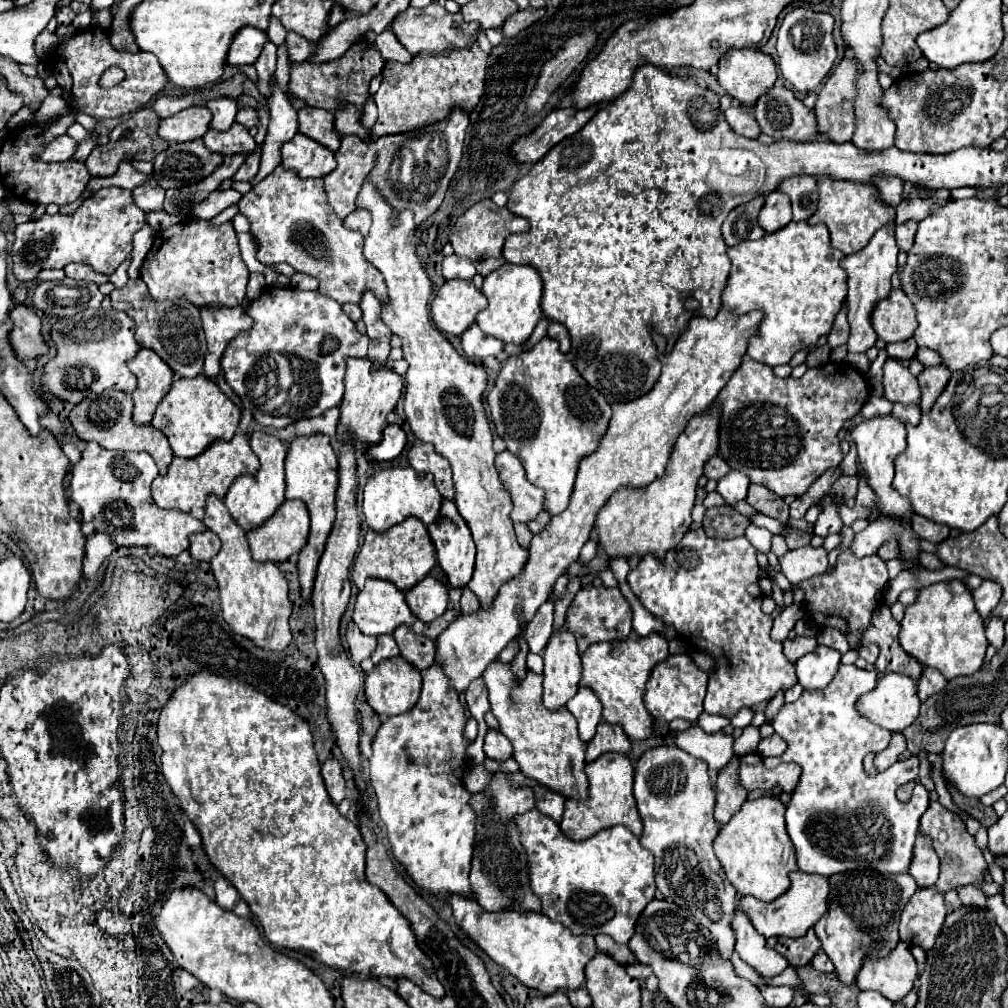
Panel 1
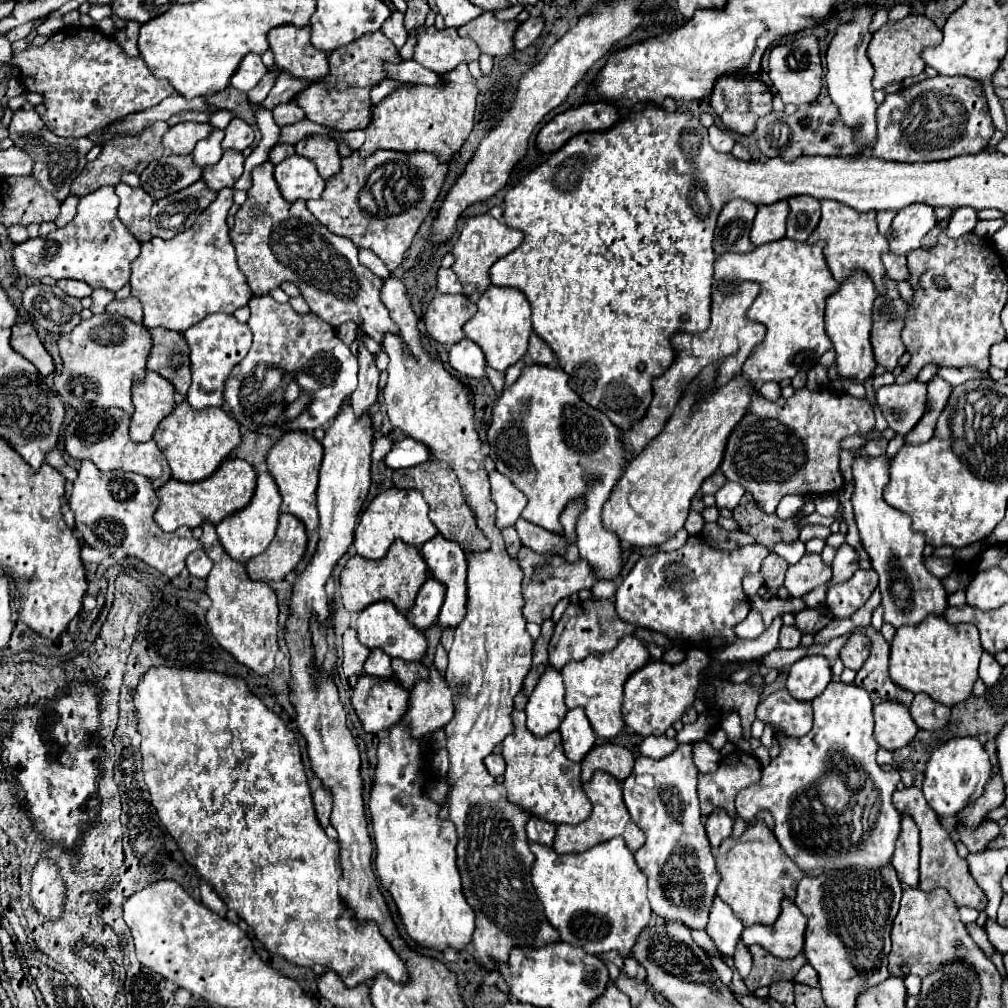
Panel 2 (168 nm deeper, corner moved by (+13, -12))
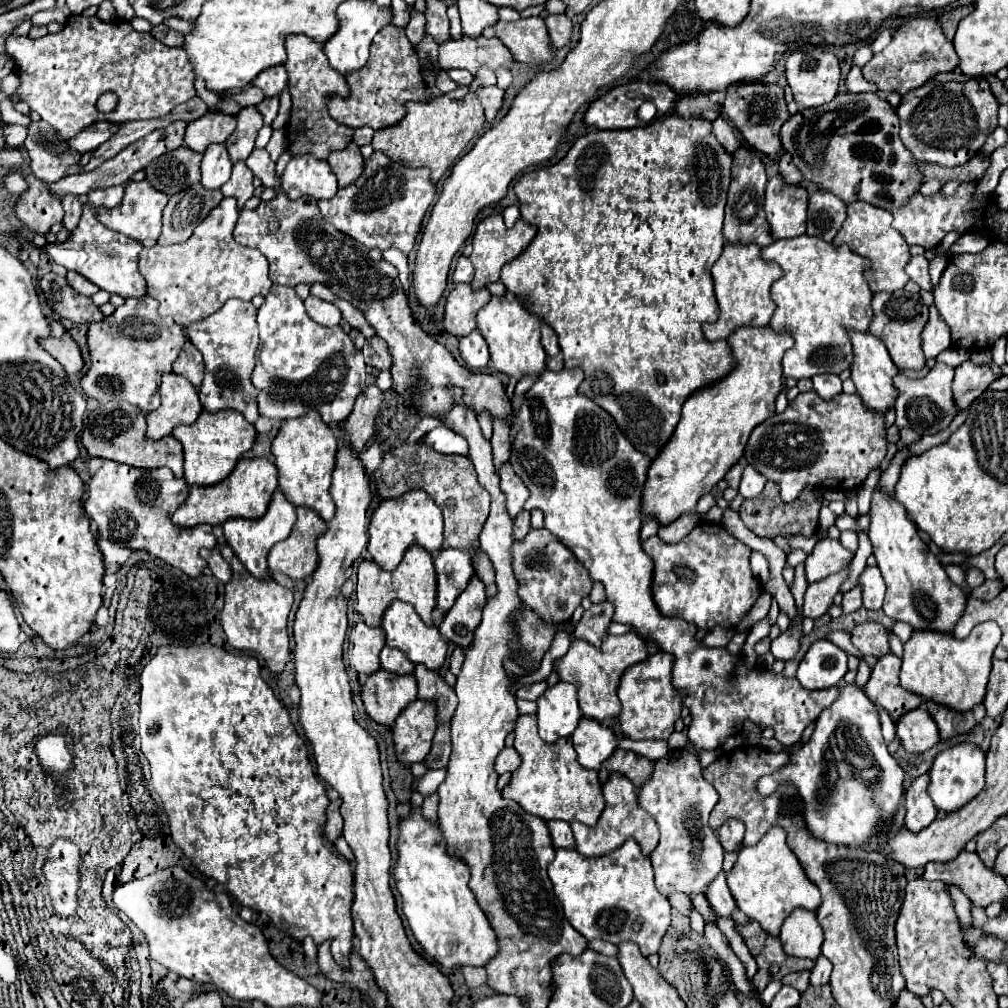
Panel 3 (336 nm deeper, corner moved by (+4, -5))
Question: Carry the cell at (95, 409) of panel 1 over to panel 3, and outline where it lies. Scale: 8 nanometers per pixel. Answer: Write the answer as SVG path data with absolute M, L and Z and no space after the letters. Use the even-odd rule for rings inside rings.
M109 402L93 410L87 418L87 426L81 434L81 444L87 448L89 456L115 460L135 468L161 468L167 466L177 478L183 478L183 446L173 436L161 440L147 438L145 414L129 402Z

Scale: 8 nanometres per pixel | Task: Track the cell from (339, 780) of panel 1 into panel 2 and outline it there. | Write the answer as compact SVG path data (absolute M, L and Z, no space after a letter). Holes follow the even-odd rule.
M320 785L314 791L314 807L318 813L318 821L322 823L322 827L326 827L330 823L330 811L332 811L332 793L330 789L326 789L324 785Z

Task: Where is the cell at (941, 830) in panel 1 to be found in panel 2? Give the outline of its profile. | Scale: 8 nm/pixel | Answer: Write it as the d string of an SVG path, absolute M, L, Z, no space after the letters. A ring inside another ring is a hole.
M922 797L922 803L918 805L918 813L910 815L920 829L920 849L922 849L922 853L920 853L920 889L928 893L928 891L942 887L950 893L950 897L954 899L956 905L974 907L978 911L986 909L986 905L988 905L986 895L982 893L982 889L978 887L978 883L970 875L966 861L958 855L956 845L954 845L952 837L948 835L948 831L940 825L940 819L936 815L926 815L926 805L928 803Z

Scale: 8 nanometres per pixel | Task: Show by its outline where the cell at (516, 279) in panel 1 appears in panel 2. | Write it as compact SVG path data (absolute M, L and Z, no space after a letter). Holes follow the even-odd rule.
M490 285L476 303L476 315L464 325L464 335L474 341L486 355L486 363L498 371L506 371L528 349L528 337L532 333L530 305L522 291L514 287Z

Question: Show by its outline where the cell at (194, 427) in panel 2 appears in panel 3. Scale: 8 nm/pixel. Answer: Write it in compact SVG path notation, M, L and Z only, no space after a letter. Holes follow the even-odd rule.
M221 410L215 414L203 412L195 424L177 426L173 436L183 444L185 454L185 482L189 486L213 486L231 474L239 458L251 450L257 430L239 412Z

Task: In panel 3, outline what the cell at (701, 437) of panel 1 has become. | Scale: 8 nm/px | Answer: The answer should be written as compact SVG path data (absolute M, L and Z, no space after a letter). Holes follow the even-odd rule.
M741 326L729 336L737 366L723 380L695 392L683 404L683 414L671 442L649 466L641 500L643 514L653 514L665 526L681 514L693 512L697 500L709 494L729 468L739 462L753 428L773 414L775 398L783 390L781 358L793 342L787 330L775 332L771 326Z

